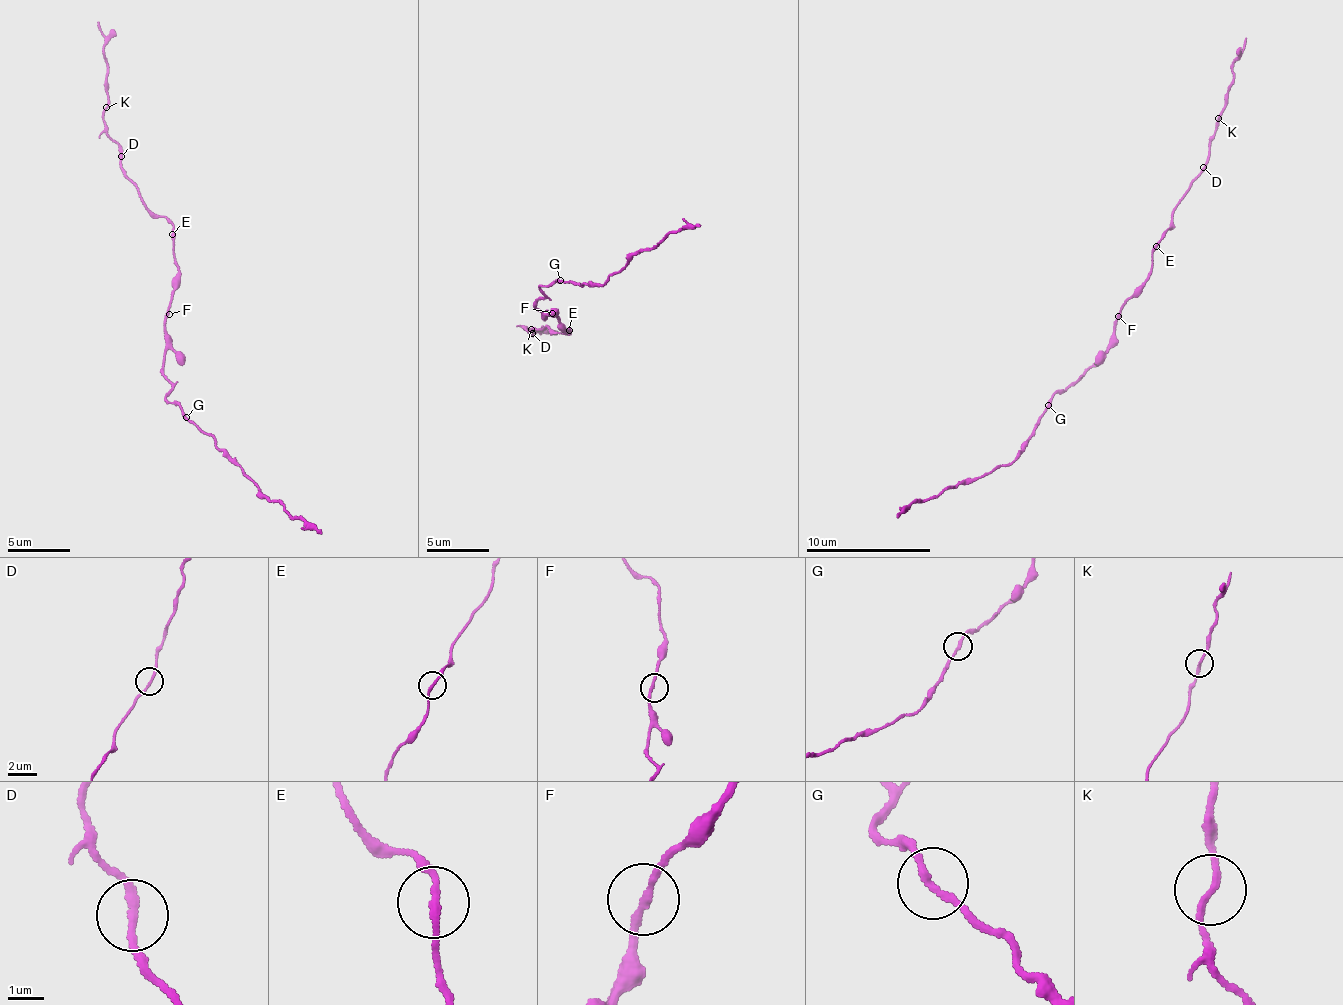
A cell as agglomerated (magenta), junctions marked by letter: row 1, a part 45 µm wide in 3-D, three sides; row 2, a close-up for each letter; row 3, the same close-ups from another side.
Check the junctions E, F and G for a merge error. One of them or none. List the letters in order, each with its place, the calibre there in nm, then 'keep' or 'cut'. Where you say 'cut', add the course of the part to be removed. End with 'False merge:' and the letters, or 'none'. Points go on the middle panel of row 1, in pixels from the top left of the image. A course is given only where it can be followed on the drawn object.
E: place (569, 330); calibre 190 nm; cut; course (569, 331), (554, 332), (546, 326), (530, 335), (524, 331), (542, 329)
F: place (552, 313); calibre 190 nm; keep
G: place (560, 280); calibre 180 nm; keep
False merge: E

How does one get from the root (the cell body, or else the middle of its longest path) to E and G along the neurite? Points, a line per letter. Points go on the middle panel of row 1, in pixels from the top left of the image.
E: (545, 313), (549, 310), (557, 313), (566, 328), (562, 332), (571, 329), (569, 331)
G: (545, 313), (540, 317), (535, 304), (544, 294), (541, 287), (560, 280)

